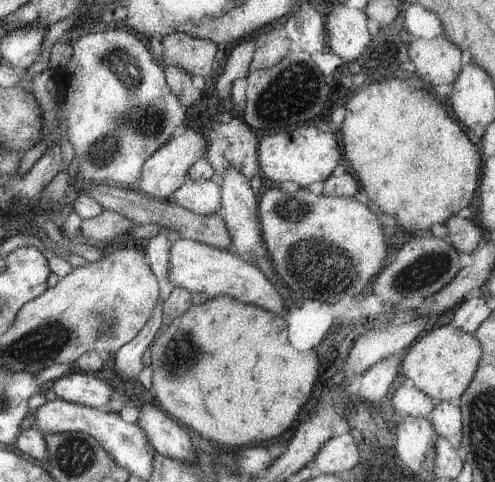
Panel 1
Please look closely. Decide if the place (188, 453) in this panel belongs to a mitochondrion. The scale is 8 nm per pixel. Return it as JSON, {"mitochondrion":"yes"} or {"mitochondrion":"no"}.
{"mitochondrion":"no"}

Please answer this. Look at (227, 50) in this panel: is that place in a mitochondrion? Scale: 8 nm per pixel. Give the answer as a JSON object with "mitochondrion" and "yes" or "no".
{"mitochondrion":"no"}

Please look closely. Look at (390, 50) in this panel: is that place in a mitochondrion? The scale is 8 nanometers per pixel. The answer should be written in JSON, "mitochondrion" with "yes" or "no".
{"mitochondrion":"no"}

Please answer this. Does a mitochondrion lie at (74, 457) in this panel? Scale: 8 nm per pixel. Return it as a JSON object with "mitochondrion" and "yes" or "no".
{"mitochondrion":"yes"}

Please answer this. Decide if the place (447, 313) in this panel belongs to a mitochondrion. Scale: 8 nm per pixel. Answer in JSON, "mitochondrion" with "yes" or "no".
{"mitochondrion":"no"}

